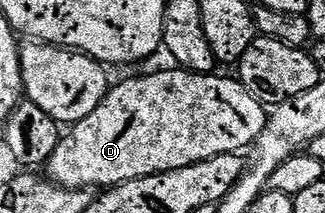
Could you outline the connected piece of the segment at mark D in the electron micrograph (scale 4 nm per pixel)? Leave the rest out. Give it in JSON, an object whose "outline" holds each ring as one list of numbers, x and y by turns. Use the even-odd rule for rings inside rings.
{"outline":[[159,70,144,78,127,78,120,86,112,85,103,103,85,120,74,123,60,137,57,152,47,162,46,177,70,190,91,190,119,186,150,174,164,174,197,164,222,154,237,154,254,147,269,117,263,103,256,100,242,82,219,78,214,74,193,74,190,70]]}

